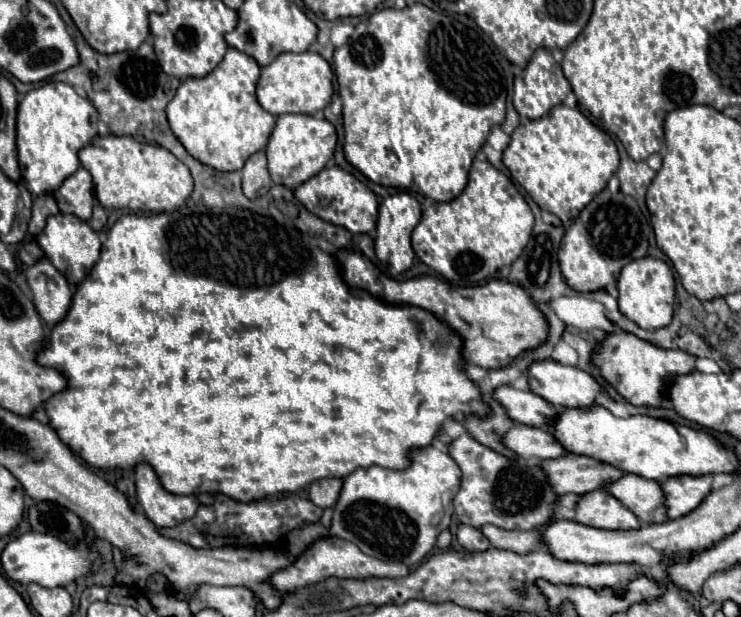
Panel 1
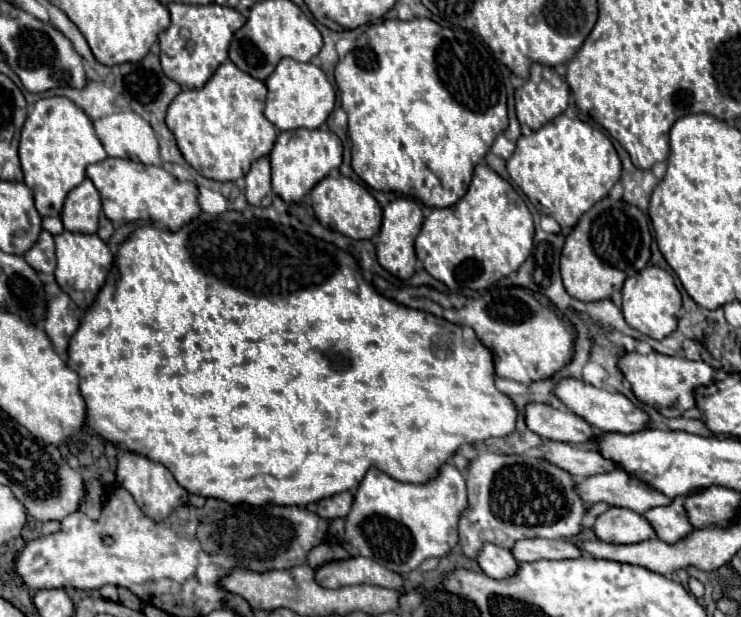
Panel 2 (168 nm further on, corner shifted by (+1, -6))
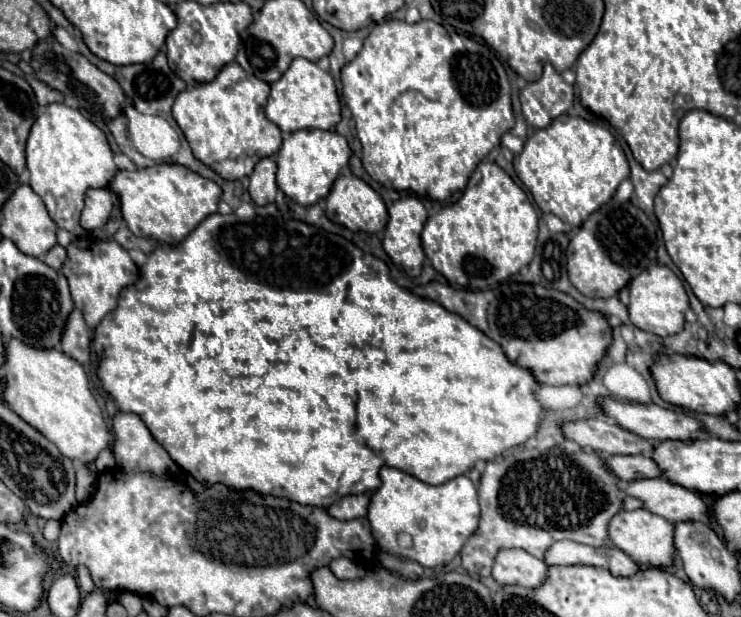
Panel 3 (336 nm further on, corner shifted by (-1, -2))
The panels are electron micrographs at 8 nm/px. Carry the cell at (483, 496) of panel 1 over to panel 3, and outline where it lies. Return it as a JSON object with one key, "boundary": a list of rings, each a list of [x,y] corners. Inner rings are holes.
{"boundary":[[[518,449],[486,463],[480,487],[480,527],[462,549],[462,567],[476,577],[490,577],[500,549],[524,549],[542,559],[556,541],[570,539],[590,547],[606,547],[608,523],[624,507],[620,479],[608,471],[596,451]]]}

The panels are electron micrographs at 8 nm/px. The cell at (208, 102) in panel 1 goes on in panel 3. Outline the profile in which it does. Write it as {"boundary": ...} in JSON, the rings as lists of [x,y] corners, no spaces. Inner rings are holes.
{"boundary":[[[238,63],[226,65],[214,81],[182,91],[172,107],[172,117],[182,129],[196,159],[214,169],[222,179],[234,181],[248,177],[252,167],[264,157],[274,155],[282,145],[281,130],[268,121],[264,107],[270,85],[248,75]]]}

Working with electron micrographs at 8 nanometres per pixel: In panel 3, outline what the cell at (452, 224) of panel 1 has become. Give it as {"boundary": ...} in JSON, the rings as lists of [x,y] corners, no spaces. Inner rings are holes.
{"boundary":[[[482,161],[472,173],[462,199],[428,217],[422,247],[434,269],[450,283],[486,289],[516,275],[532,261],[536,237],[538,215],[526,193],[496,163]]]}

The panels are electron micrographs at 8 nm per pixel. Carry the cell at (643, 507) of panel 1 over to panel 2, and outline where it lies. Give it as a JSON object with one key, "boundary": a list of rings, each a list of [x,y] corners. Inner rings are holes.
{"boundary":[[[674,497],[670,507],[652,507],[650,511],[644,513],[644,519],[654,527],[656,535],[666,543],[676,543],[694,529],[686,519],[682,497]]]}

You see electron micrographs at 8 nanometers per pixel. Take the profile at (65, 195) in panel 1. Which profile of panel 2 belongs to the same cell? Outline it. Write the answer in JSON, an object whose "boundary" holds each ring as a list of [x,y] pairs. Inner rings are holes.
{"boundary":[[[84,179],[74,187],[62,207],[62,223],[68,231],[78,233],[96,233],[100,217],[100,195],[90,179]]]}

